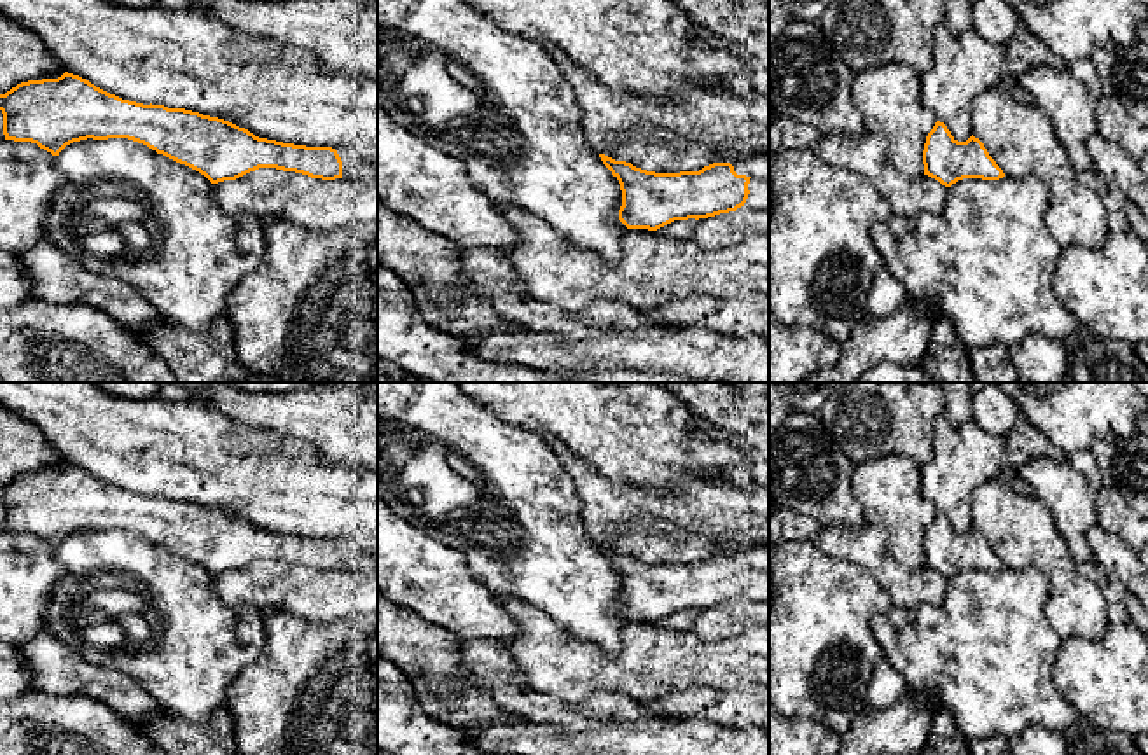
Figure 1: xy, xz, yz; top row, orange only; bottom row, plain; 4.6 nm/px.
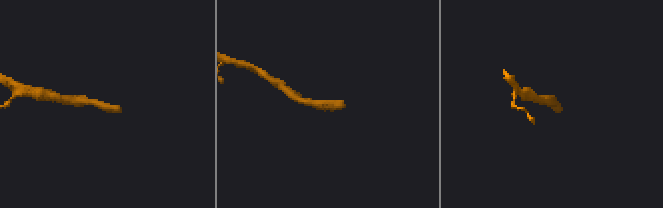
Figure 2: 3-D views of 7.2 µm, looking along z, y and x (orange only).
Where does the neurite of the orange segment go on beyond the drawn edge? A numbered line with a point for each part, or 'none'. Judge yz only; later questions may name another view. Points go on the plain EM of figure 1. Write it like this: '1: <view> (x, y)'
none

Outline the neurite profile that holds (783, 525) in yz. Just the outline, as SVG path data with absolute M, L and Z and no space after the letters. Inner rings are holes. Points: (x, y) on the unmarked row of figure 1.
M778 505L769 509L769 544L813 542L821 528L813 517L795 514Z

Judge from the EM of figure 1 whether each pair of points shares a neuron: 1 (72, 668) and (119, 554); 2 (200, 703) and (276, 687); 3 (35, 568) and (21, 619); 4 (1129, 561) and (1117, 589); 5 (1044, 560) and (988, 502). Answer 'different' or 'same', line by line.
1: different
2: different
3: same
4: different
5: same

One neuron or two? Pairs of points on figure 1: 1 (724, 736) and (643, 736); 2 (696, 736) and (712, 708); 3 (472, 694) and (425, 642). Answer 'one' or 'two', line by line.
1: one
2: two
3: one

